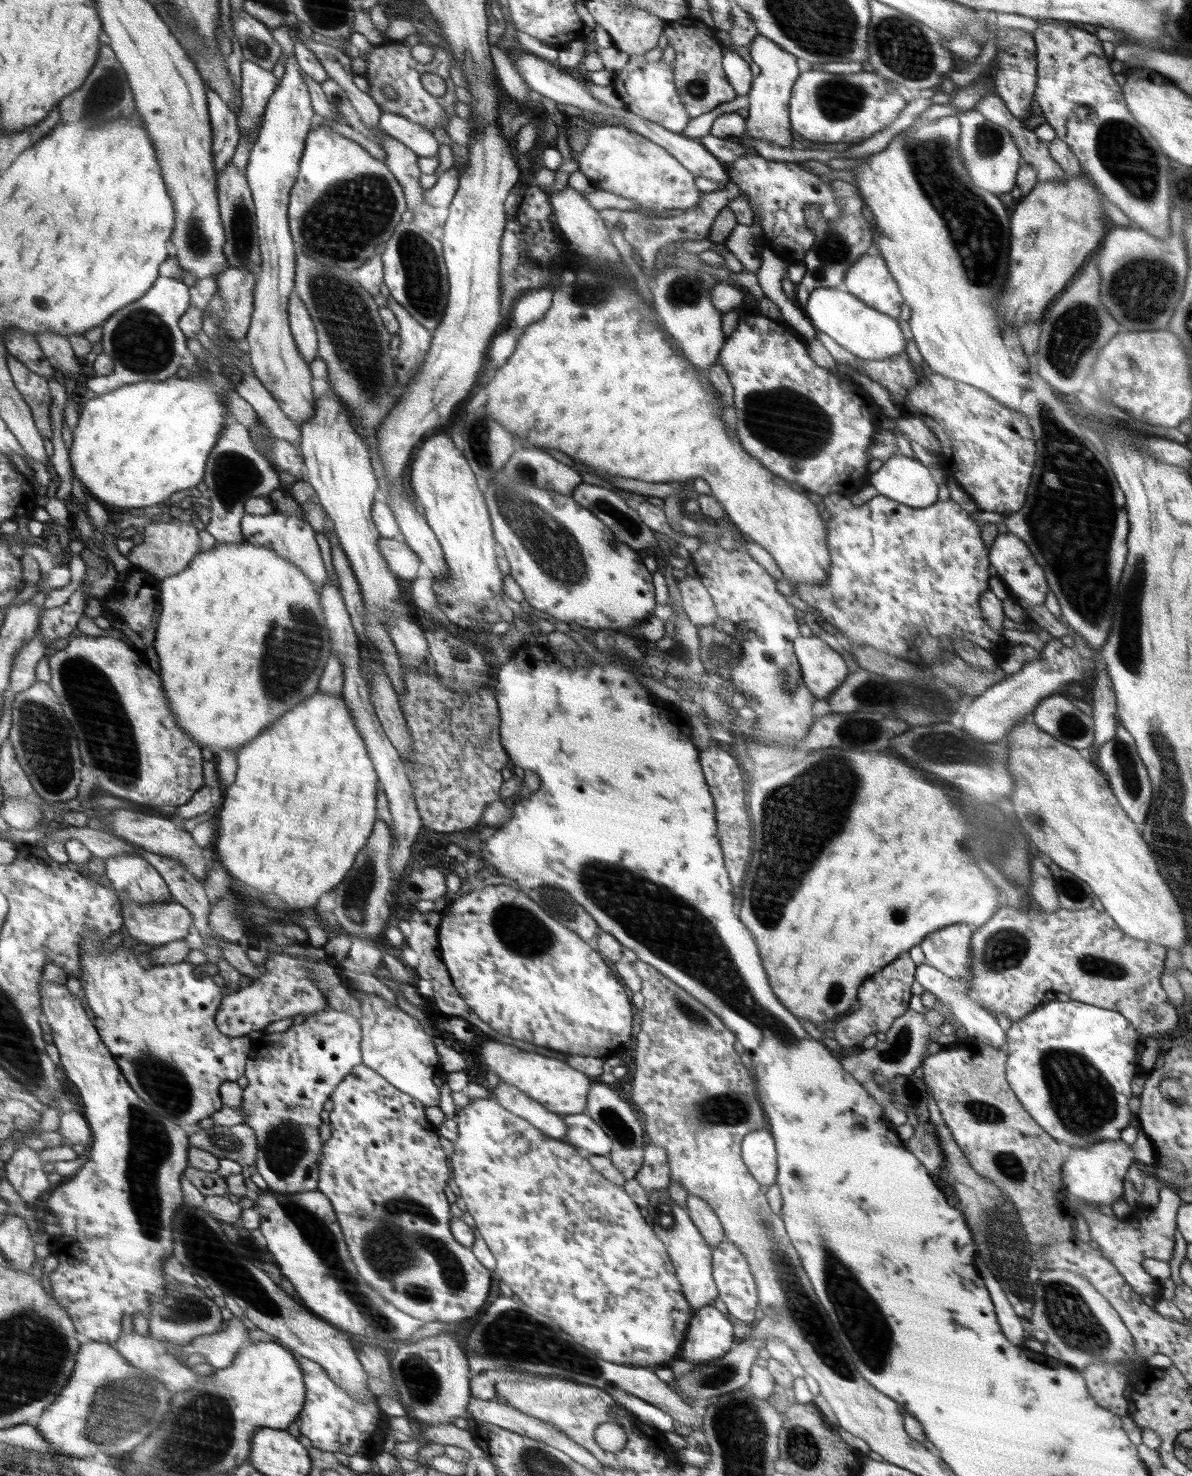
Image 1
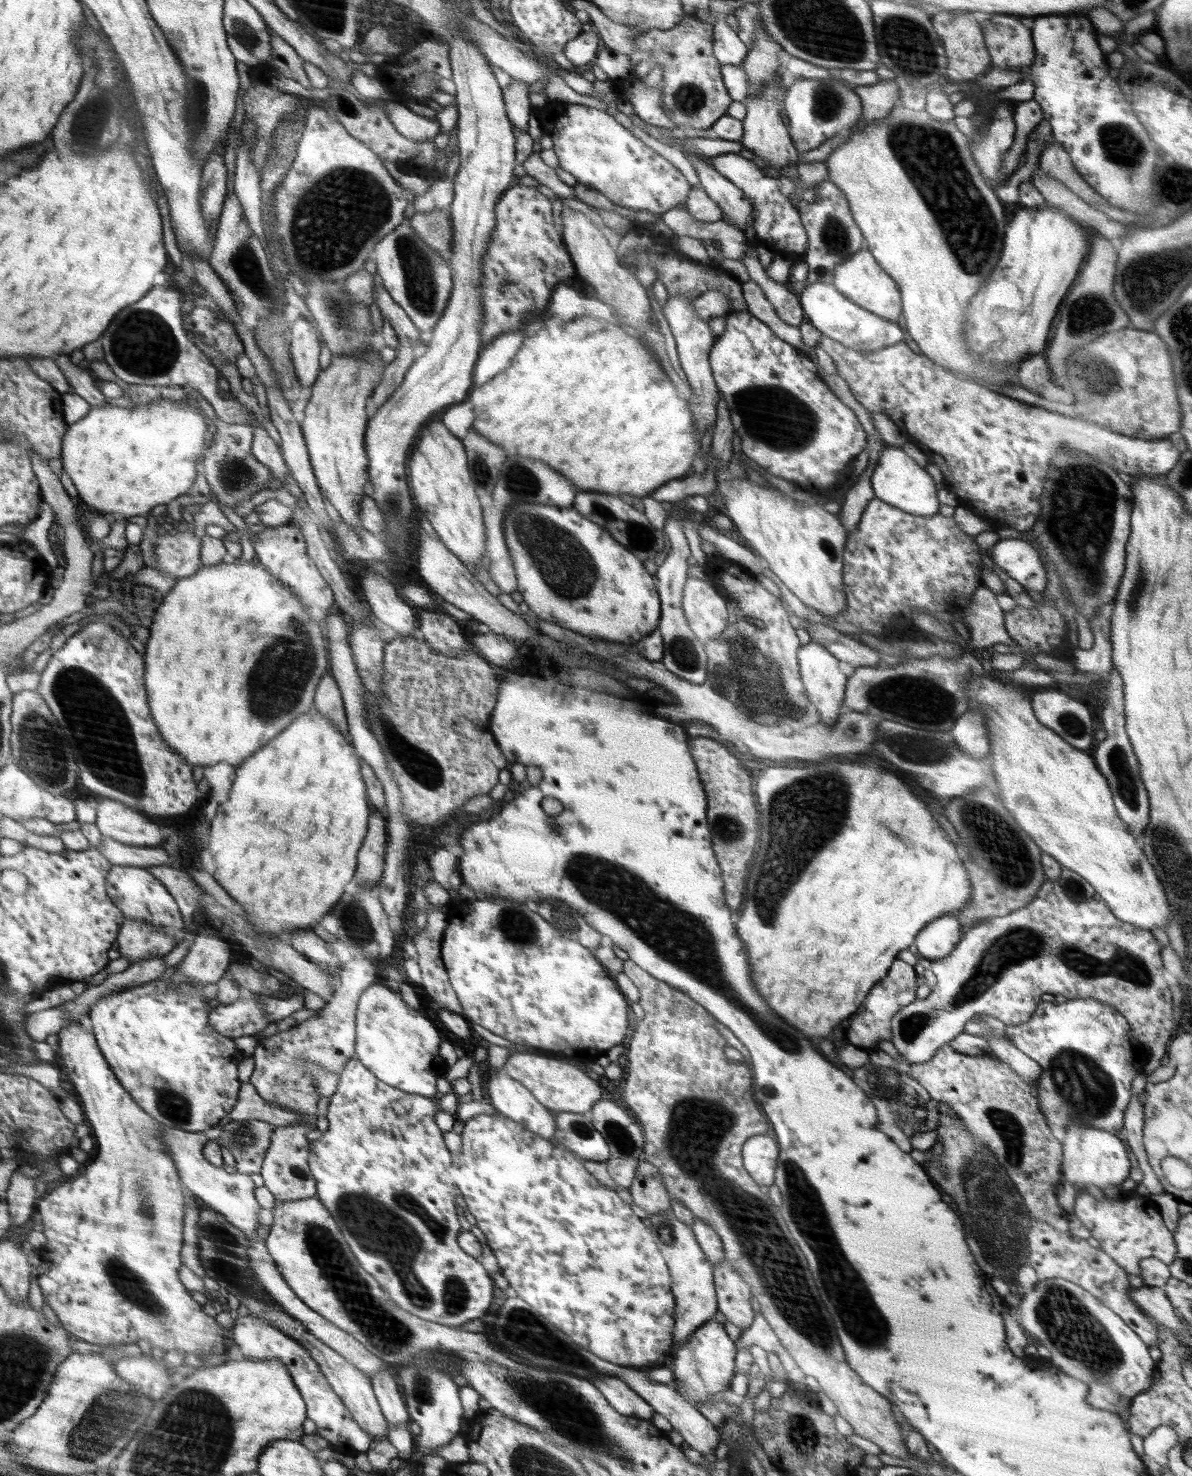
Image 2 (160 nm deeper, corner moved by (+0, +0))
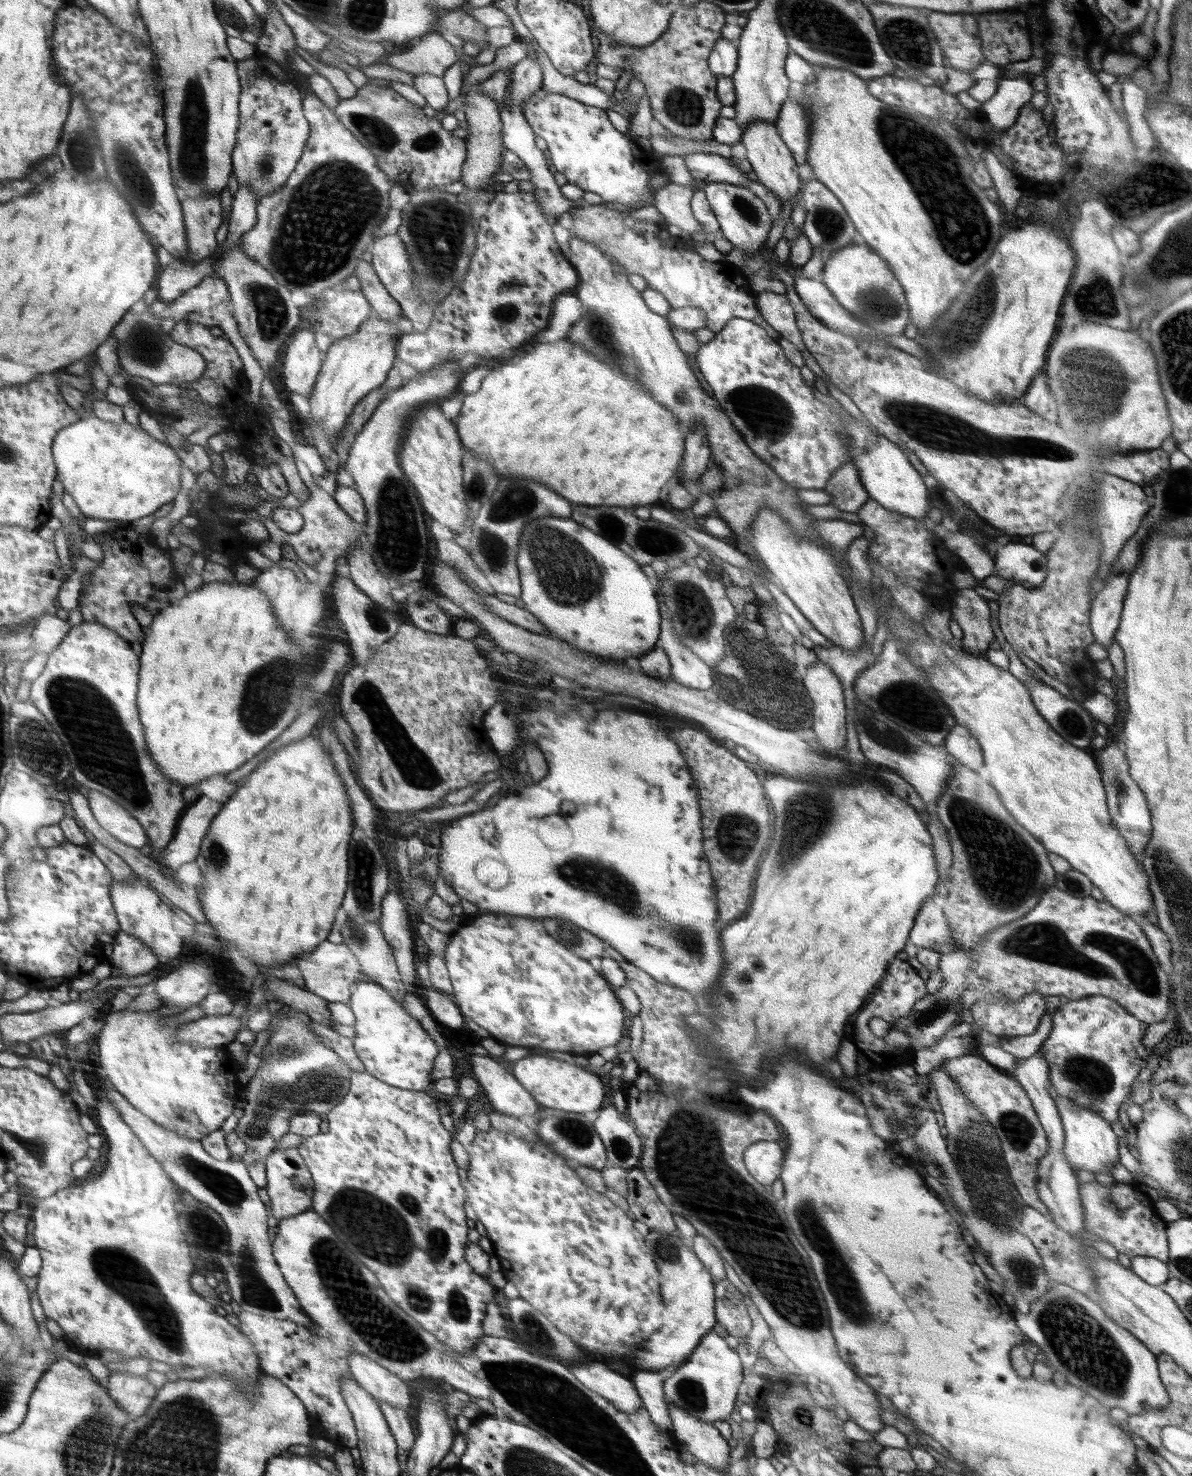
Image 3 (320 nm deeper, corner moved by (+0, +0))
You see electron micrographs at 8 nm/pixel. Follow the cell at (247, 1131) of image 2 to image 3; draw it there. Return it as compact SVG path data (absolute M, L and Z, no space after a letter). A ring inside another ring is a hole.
M275 1012L270 1026L266 1030L274 1032L268 1038L268 1044L262 1048L262 1058L256 1074L250 1078L245 1090L247 1093L244 1115L237 1122L234 1131L244 1141L246 1153L238 1160L245 1162L247 1168L258 1160L264 1160L276 1148L276 1143L289 1132L290 1119L300 1112L310 1111L316 1114L328 1114L342 1099L349 1094L350 1068L342 1063L334 1050L326 1046L320 1037L310 1031L308 1023L311 1019L302 1012L286 1012L286 1018Z

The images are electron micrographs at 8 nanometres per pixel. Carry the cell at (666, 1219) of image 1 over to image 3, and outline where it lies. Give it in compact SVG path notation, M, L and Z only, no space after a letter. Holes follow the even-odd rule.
M654 1230L646 1236L646 1244L650 1244L650 1252L661 1254L662 1262L662 1296L666 1296L665 1310L668 1322L662 1326L662 1332L654 1336L648 1344L642 1344L638 1352L634 1352L634 1362L640 1370L664 1370L671 1364L680 1366L692 1354L702 1337L717 1323L715 1317L715 1284L710 1272L691 1249L689 1242L679 1234L670 1236Z

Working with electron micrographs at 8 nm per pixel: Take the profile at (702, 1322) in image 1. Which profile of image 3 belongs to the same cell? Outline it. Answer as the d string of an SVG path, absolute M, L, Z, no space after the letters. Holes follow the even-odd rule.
M708 1331L687 1360L663 1382L665 1400L704 1422L714 1424L716 1420L727 1420L736 1406L738 1386L743 1380L742 1369L737 1351L728 1346L724 1337Z

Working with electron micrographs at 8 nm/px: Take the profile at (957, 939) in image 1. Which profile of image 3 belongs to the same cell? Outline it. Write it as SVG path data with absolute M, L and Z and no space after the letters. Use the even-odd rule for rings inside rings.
M930 897L922 903L921 909L915 916L914 926L909 932L909 937L910 940L912 940L912 944L916 947L938 949L941 953L946 953L952 951L956 947L951 941L950 931L941 902L937 901L937 898Z

